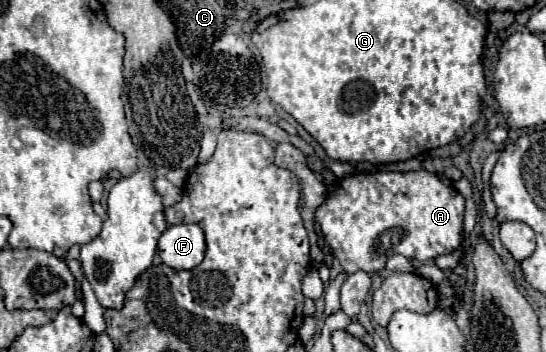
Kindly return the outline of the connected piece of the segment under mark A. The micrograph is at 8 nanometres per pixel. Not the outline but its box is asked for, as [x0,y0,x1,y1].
[315,169,465,275]

